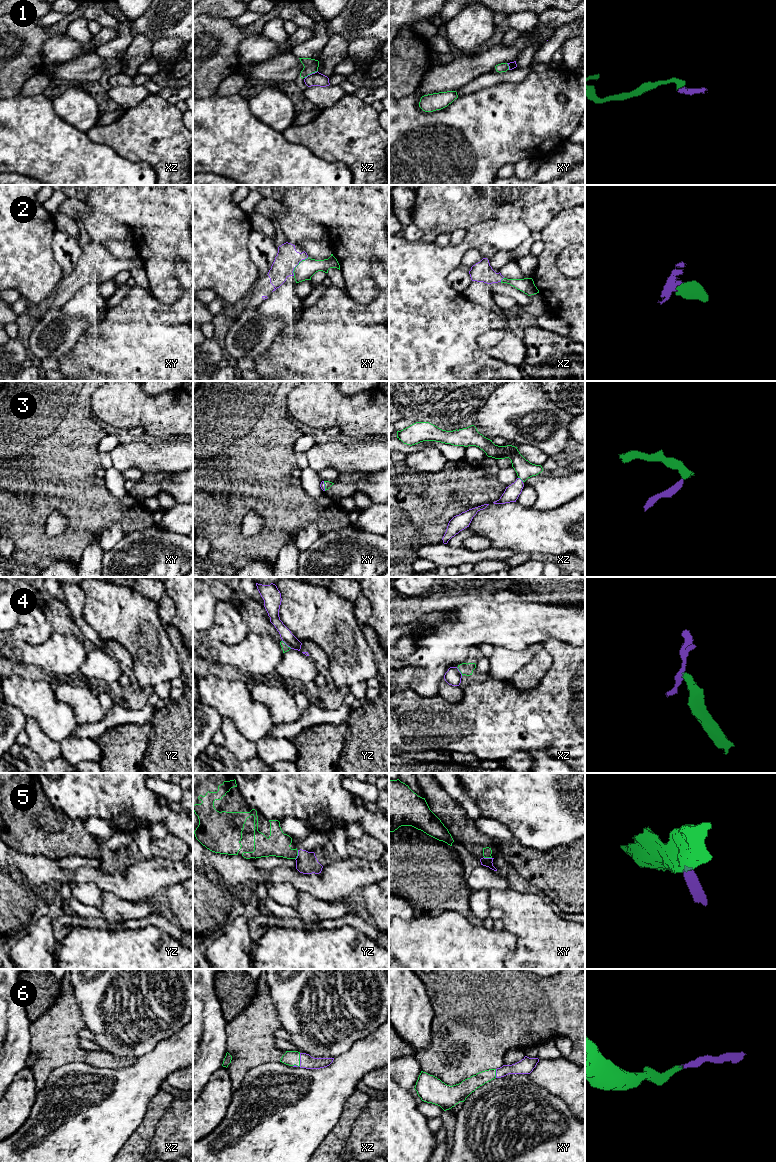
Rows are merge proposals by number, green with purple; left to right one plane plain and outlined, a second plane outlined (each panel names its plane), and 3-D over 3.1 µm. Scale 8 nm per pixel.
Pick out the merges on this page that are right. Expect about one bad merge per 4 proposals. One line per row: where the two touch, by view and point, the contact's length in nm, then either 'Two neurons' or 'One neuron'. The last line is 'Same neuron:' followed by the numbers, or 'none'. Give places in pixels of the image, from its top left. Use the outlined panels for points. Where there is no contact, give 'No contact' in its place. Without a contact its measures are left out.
1: Touches green at xz (310, 73). Shared border 130 nm. Two neurons
2: Touches green at xy (297, 265). Shared border 200 nm. One neuron
3: Touches green at xz (521, 479). Shared border 60 nm. One neuron
4: Touches green at yz (286, 645). Shared border 100 nm. Two neurons
5: Touches green at yz (297, 855). Shared border 80 nm. Two neurons
6: Touches green at xz (299, 1062). Shared border 130 nm. One neuron
Same neuron: 2, 3, 6

